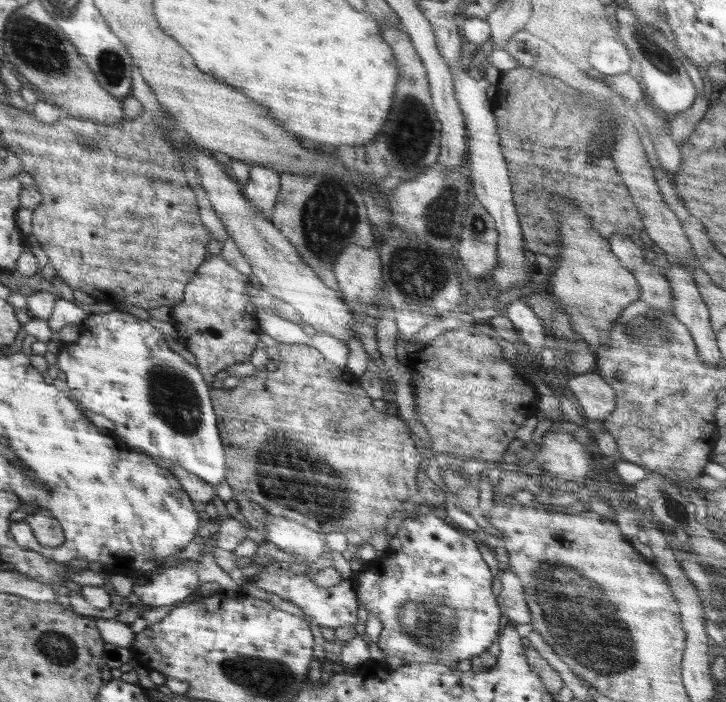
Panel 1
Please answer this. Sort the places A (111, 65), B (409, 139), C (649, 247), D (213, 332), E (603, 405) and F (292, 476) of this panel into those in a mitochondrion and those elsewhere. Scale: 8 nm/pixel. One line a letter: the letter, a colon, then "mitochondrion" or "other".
A: mitochondrion
B: mitochondrion
C: other
D: other
E: other
F: mitochondrion

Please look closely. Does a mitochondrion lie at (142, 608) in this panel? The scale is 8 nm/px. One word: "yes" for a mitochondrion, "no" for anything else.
no

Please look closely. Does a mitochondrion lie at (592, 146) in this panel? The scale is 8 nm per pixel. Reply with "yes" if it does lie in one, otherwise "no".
yes

